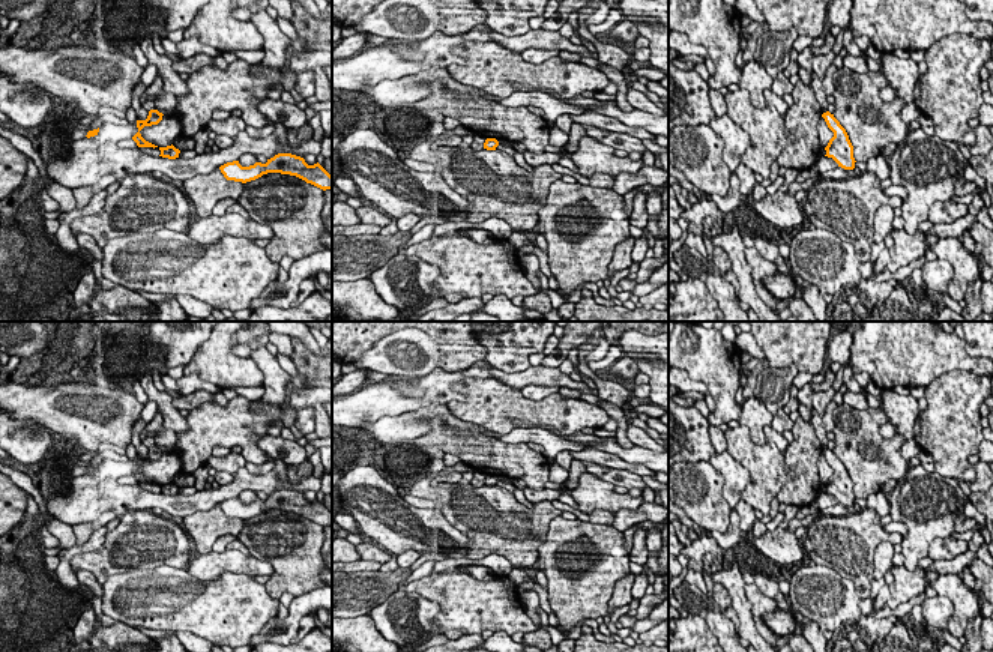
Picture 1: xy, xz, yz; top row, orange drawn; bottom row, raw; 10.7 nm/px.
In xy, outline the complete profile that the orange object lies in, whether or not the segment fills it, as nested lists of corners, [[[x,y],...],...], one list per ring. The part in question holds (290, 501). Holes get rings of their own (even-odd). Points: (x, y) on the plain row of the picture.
[[[278,490],[267,496],[266,500],[255,499],[249,503],[242,503],[239,497],[233,497],[221,502],[219,506],[227,517],[242,520],[255,517],[267,509],[281,509],[296,512],[323,527],[332,526],[332,512],[318,499],[308,502],[303,494],[291,490]]]

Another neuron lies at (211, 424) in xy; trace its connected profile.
[[[236,395],[222,407],[215,403],[203,403],[189,410],[185,416],[188,430],[176,434],[176,451],[180,461],[180,472],[194,475],[194,472],[209,461],[215,446],[233,449],[242,448],[245,461],[264,464],[269,454],[258,448],[260,437],[269,434],[269,428],[276,422],[282,424],[284,410],[288,409],[288,397],[284,407],[264,404],[260,400],[255,403],[260,407],[258,413],[252,413],[249,406],[254,401]]]

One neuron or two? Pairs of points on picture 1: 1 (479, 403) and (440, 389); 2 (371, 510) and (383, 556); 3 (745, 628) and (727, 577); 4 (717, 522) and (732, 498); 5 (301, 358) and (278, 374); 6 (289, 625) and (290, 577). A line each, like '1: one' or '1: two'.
1: two
2: two
3: one
4: two
5: two
6: two

